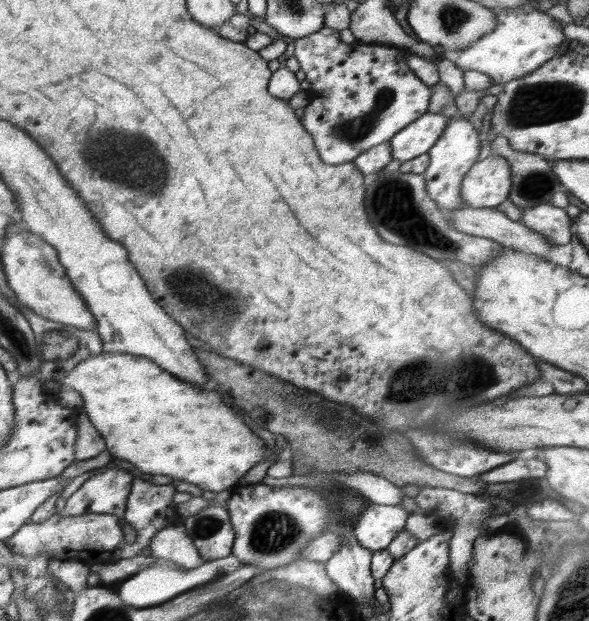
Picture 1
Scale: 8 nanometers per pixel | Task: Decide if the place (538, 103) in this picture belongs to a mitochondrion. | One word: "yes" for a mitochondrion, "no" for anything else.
yes

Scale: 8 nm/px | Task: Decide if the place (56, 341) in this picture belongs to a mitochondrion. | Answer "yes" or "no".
yes

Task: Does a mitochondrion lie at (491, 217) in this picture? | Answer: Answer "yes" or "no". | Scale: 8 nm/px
no

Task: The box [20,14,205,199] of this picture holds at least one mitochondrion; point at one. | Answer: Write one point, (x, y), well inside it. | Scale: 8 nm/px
(124, 158)

